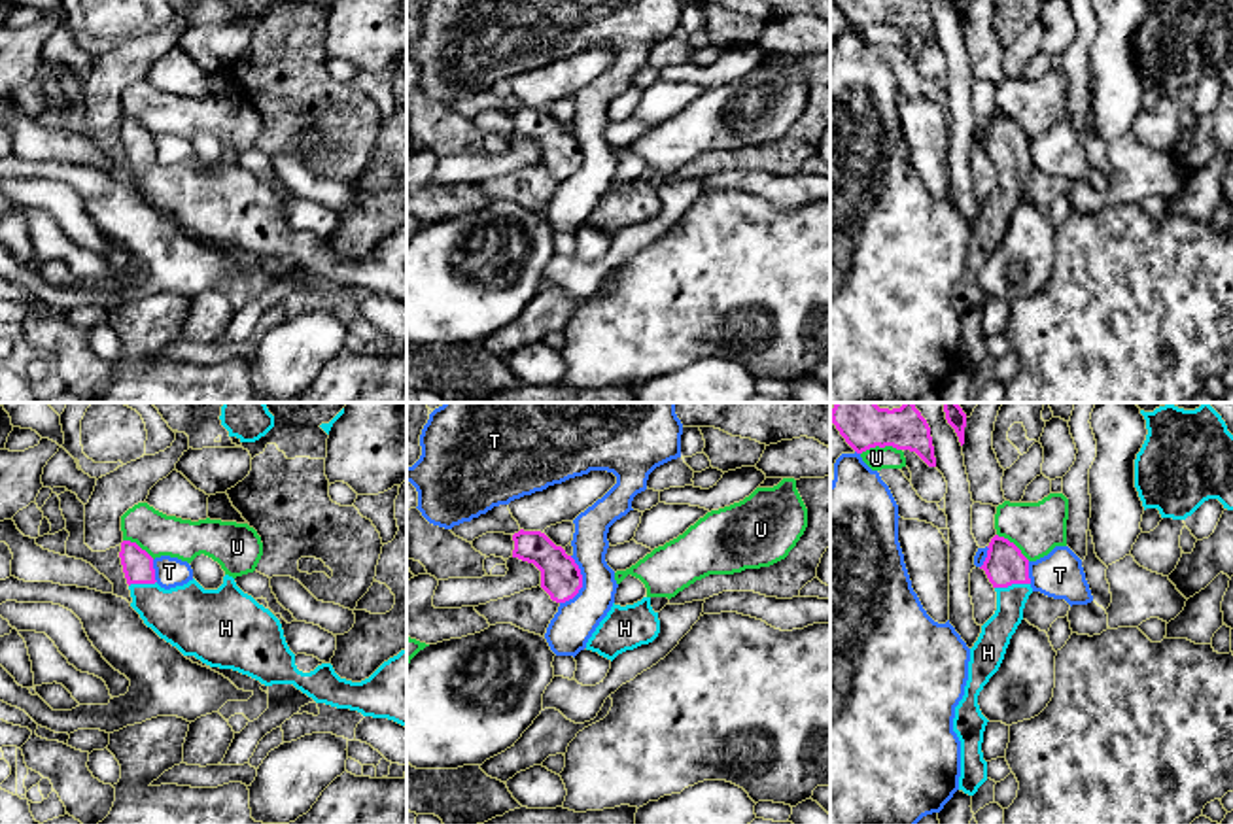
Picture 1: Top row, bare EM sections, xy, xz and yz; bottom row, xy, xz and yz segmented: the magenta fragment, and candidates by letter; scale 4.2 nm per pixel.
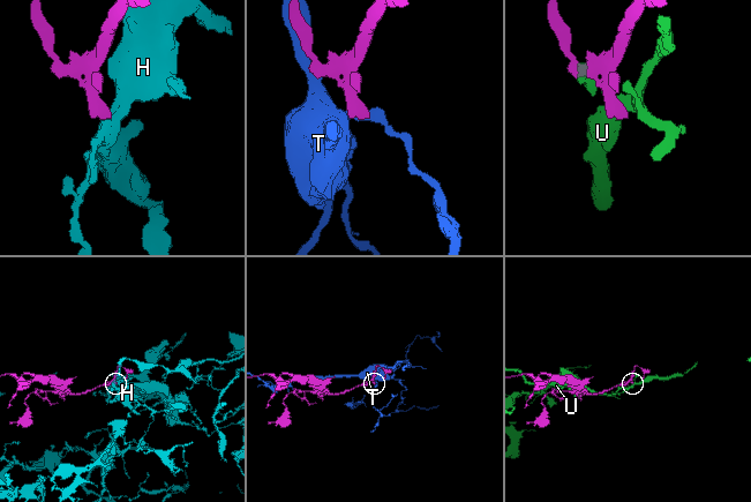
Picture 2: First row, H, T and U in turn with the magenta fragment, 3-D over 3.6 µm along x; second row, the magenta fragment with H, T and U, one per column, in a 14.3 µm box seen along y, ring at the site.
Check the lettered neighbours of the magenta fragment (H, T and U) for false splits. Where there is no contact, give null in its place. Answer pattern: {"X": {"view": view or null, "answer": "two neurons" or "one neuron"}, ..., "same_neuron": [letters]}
{"H": {"view": "yz", "answer": "one neuron"}, "T": {"view": "xz", "answer": "two neurons"}, "U": {"view": "yz", "answer": "two neurons"}, "same_neuron": ["H"]}

